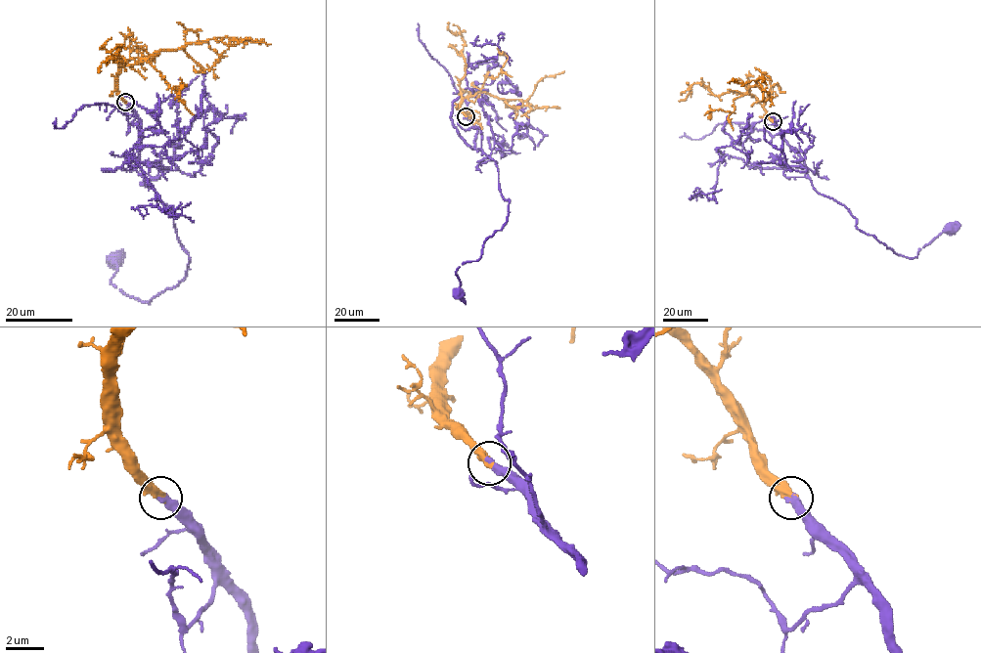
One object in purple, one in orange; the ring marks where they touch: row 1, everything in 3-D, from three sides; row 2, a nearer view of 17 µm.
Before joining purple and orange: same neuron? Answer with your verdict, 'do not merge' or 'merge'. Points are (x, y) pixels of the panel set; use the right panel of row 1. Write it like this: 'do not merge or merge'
merge

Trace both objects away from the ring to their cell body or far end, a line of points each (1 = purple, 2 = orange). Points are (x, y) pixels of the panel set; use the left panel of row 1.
1: (125, 102), (139, 119), (142, 172), (173, 212), (189, 267), (176, 285), (145, 303), (111, 282), (115, 258)
2: (125, 102), (117, 84), (122, 65), (209, 39), (227, 45), (245, 38), (271, 44)

